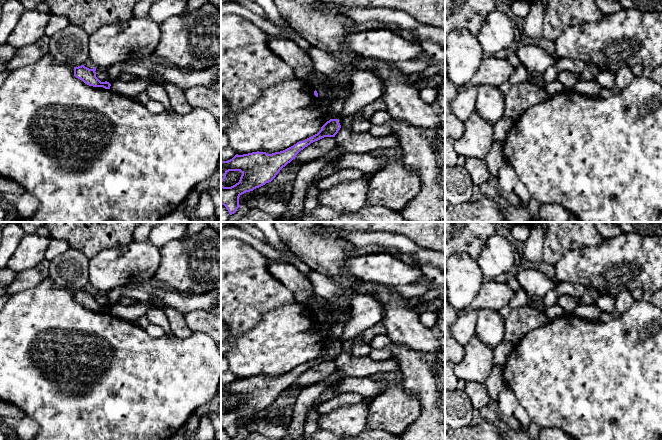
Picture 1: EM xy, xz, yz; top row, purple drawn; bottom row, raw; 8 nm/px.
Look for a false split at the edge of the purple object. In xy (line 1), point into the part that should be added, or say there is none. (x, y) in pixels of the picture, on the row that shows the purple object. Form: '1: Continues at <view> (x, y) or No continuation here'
1: No continuation here

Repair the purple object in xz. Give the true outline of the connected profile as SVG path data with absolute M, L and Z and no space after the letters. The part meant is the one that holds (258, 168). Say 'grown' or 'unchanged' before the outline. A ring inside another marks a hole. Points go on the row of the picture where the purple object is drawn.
unchanged; M330 119L321 130L293 146L272 154L266 152L252 152L248 154L236 154L228 161L221 161L221 204L232 215L240 207L239 197L271 182L280 170L295 159L296 155L311 143L324 137L335 137L341 125L337 119ZM229 171L242 173L238 183L231 187L224 187L222 182Z

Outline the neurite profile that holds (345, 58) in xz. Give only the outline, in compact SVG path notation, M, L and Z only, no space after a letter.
M330 53L330 54L346 64L351 64L353 61L353 56L349 54L345 54L345 53Z

